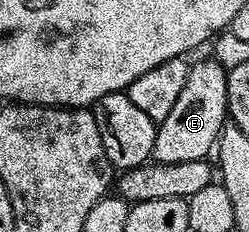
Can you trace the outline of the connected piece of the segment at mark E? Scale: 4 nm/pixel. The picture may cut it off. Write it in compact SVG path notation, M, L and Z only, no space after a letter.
M193 60L189 66L187 82L179 93L171 114L156 125L152 159L158 164L174 164L175 162L191 162L206 159L214 151L222 128L226 127L229 115L227 102L228 71L217 60Z

